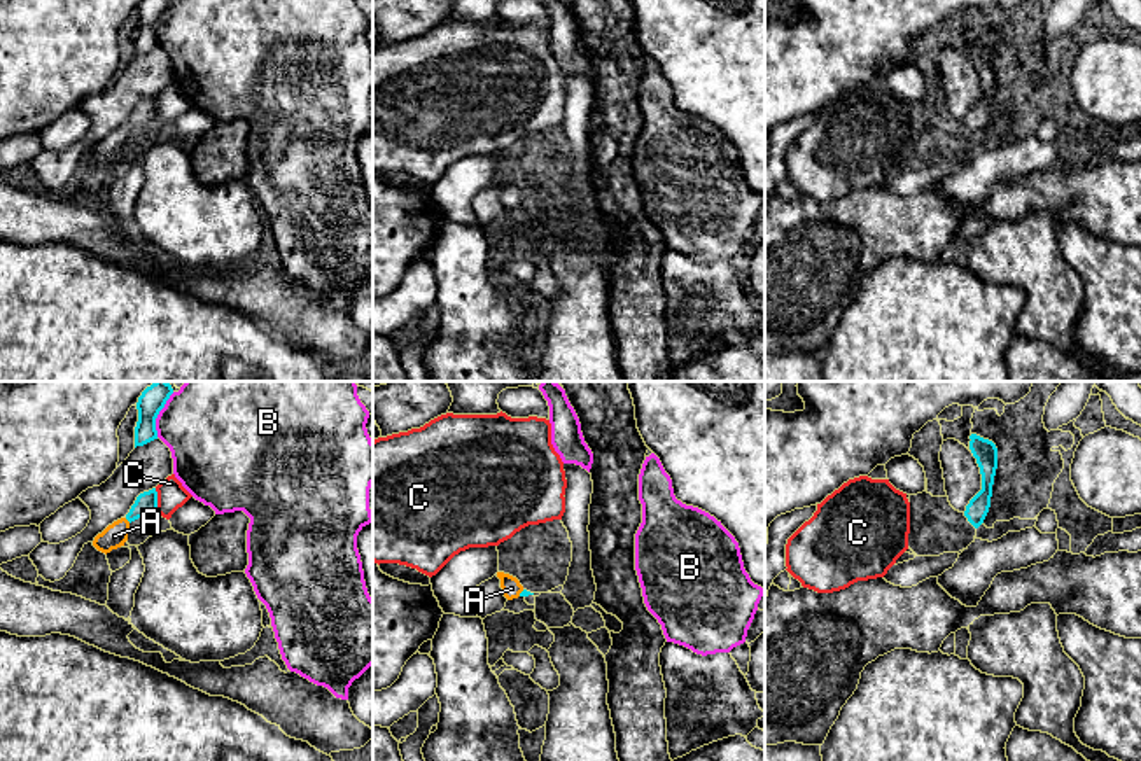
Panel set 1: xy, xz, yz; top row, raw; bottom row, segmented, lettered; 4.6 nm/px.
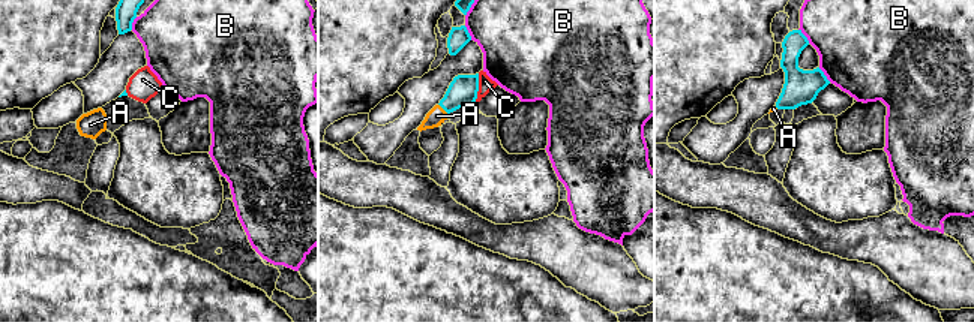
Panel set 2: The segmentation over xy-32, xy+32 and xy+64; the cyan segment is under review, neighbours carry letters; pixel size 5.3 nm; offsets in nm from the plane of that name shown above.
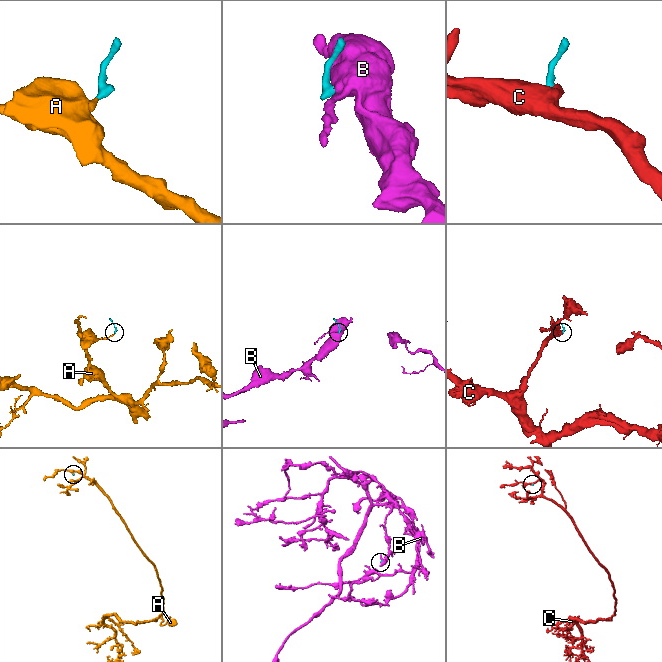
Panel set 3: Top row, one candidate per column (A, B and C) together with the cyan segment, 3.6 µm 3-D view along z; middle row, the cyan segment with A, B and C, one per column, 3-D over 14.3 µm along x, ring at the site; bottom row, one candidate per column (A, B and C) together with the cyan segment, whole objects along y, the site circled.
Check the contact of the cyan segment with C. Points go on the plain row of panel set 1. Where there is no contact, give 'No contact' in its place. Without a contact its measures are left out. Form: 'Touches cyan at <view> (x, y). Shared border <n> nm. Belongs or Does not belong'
Touches cyan at xy (156, 109). Shared border 110 nm. Does not belong

